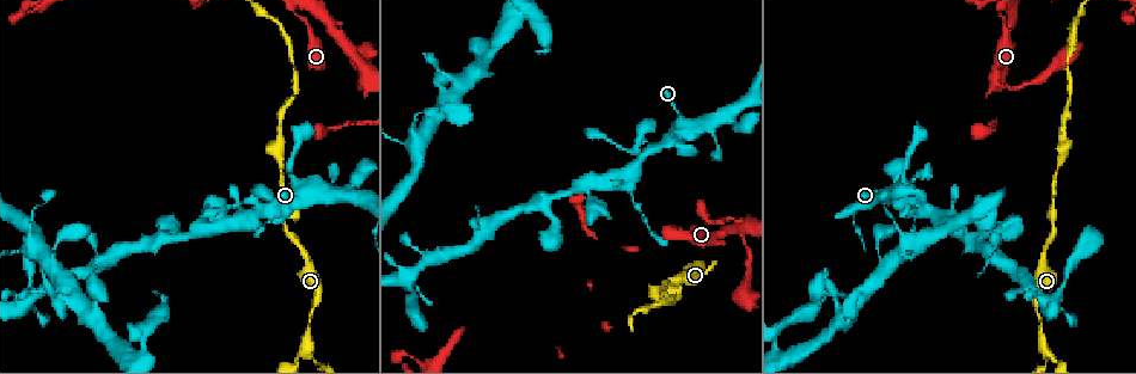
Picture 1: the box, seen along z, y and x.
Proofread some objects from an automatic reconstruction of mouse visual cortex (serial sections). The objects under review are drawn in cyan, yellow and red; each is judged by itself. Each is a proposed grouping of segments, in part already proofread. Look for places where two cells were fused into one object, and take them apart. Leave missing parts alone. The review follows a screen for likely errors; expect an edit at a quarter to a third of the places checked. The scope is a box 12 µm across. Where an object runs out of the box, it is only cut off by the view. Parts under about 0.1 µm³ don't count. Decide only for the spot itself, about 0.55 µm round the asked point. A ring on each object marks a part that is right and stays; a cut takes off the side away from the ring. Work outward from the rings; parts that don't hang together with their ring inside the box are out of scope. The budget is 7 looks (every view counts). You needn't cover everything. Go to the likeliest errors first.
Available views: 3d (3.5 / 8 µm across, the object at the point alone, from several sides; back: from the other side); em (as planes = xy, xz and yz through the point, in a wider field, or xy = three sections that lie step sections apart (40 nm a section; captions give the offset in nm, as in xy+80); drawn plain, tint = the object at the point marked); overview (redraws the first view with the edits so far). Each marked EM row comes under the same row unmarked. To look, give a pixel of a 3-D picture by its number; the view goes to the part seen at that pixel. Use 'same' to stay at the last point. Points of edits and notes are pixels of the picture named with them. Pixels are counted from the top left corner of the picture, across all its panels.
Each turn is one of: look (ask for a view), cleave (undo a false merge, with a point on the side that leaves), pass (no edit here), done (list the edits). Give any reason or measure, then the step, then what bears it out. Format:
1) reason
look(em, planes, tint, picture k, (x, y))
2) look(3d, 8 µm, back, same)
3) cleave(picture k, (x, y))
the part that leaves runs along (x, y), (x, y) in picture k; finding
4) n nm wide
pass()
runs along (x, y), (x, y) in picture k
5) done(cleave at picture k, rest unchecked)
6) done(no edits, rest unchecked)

look(3d, 8 µm, picture 1, (998, 12))

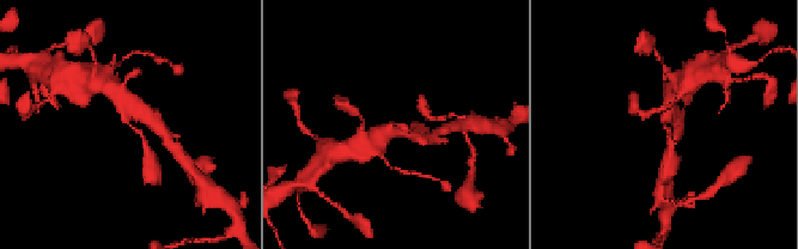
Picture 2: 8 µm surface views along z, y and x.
3 arms; arms of 200, 300, 300 nm; shape alone is not enough
look(em, xy, step 1, tint, picture 2, (664, 123))

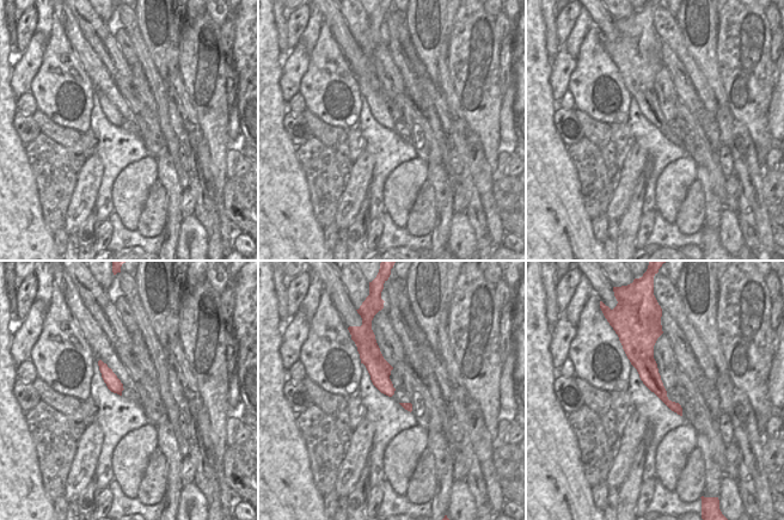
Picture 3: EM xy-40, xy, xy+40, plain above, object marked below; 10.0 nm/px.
pass()
runs along (648, 344), (648, 373), (679, 410) in picture 3; continuous, no second cell

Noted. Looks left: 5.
three arms meet
look(3d, 3.5 µm, back, picture 1, (360, 85))

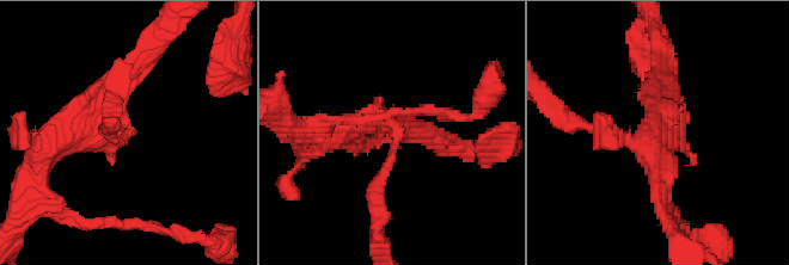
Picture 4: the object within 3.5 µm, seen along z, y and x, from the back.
shape alone is not enough
look(em, xy, step 5, tint, picture 4, (125, 128))

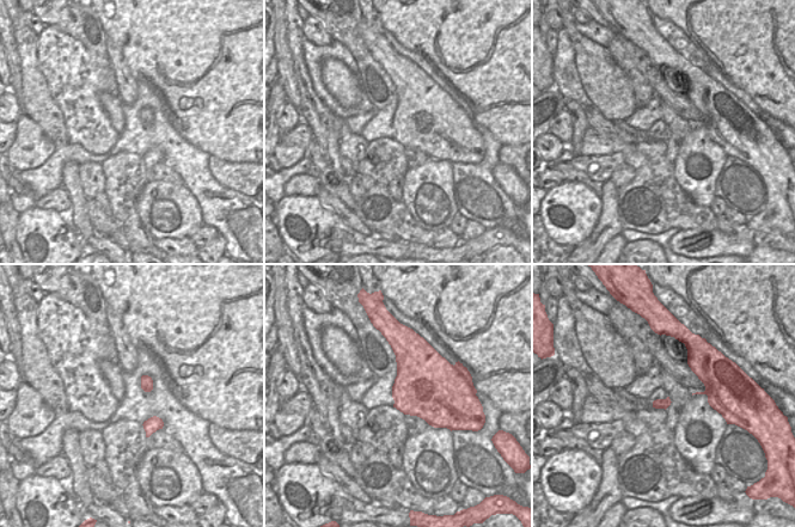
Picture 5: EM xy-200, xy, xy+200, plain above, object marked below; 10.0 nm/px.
another direction
look(em, xy, step 2, tint, same)

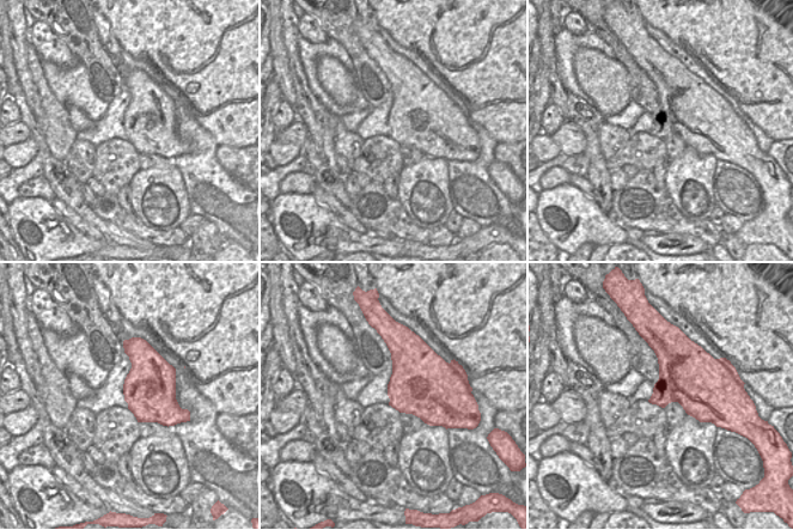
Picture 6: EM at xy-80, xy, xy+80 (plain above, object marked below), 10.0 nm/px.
pass()
runs along (664, 72), (670, 130), (589, 127) in picture 4; all the same cell

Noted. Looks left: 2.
branch point
look(3d, 8 µm, picture 1, (307, 348))

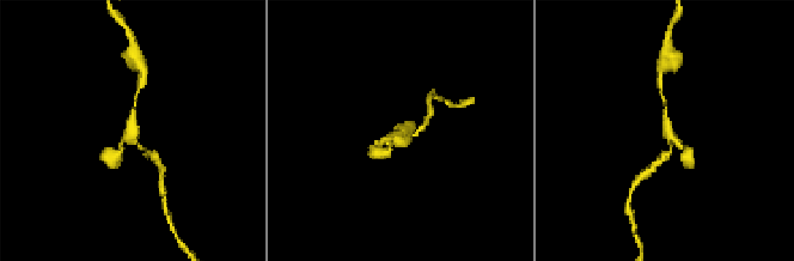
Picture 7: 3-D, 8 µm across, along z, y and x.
3 arms; arms of 100, 100, 150 nm; shape alone is not enough
look(em, xy, step 3, tint, picture 7, (669, 134))

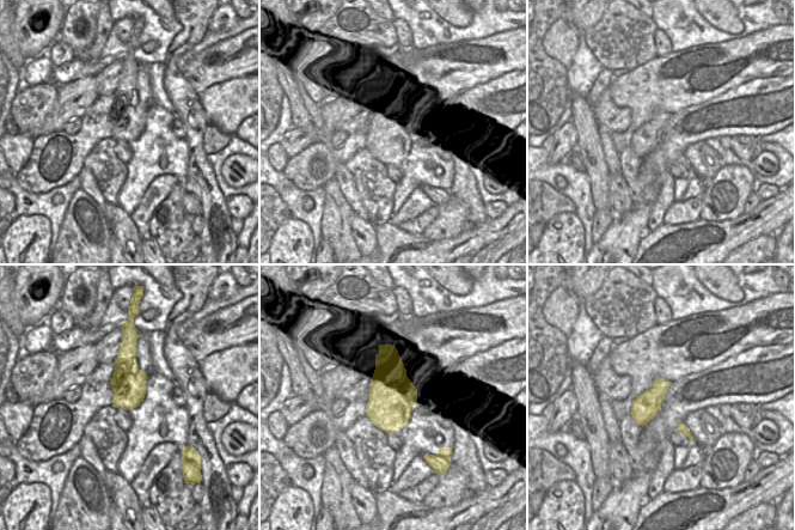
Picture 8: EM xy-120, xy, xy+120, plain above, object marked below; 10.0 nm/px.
pass()
runs along (663, 99), (669, 133), (689, 156) in picture 7; all the same cell

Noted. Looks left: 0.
done(no edits, rest unchecked)

